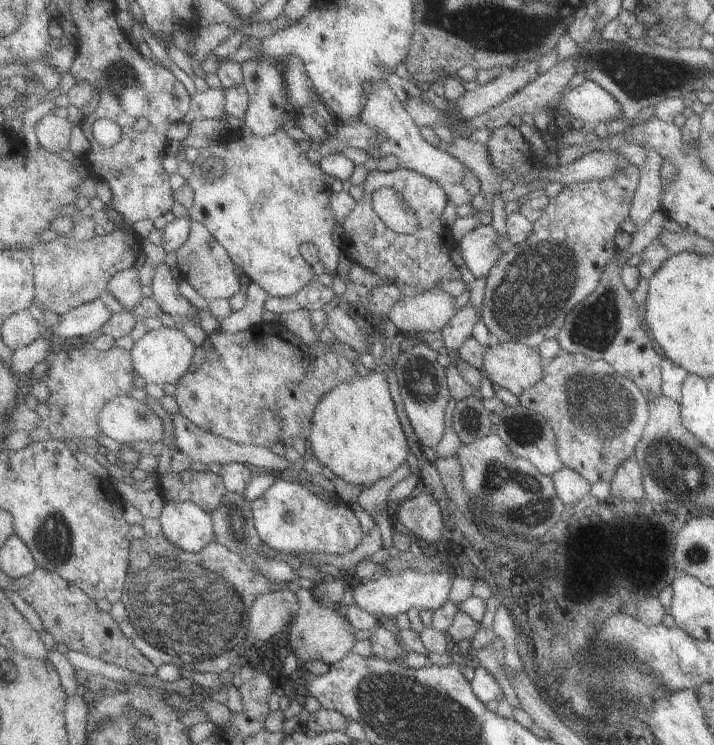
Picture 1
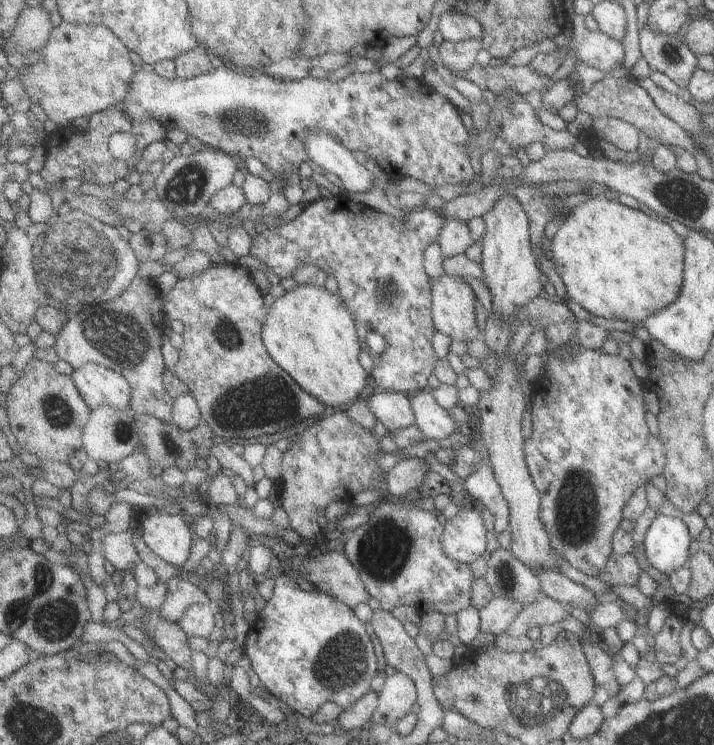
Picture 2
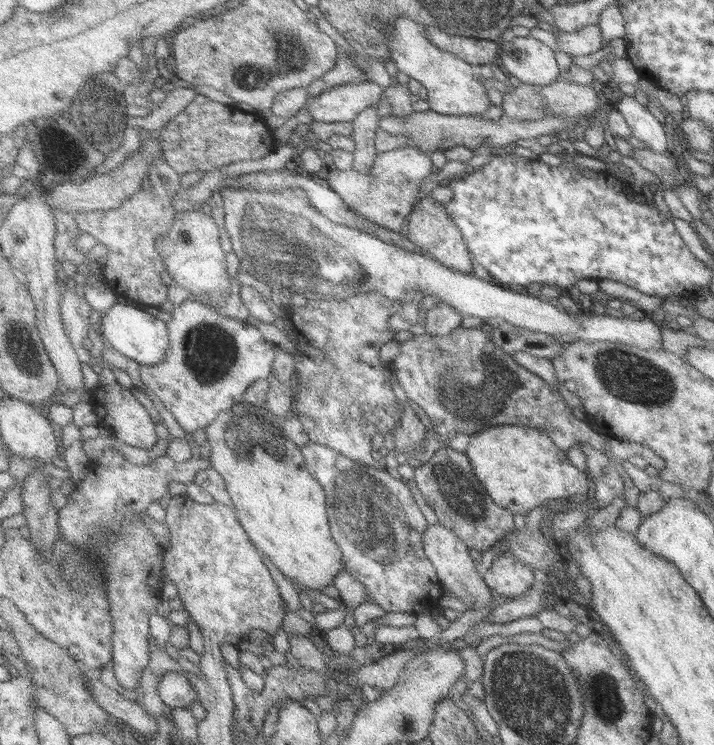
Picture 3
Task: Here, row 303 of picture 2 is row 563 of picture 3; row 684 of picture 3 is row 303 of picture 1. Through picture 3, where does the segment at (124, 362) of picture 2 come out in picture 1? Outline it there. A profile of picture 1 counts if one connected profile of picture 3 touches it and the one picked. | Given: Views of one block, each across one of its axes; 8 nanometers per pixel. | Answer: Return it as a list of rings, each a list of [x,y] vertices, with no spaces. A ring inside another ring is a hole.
[[[139,266],[119,272],[107,286],[107,292],[115,296],[115,300],[129,312],[133,312],[145,298],[143,298],[143,284],[139,280]]]

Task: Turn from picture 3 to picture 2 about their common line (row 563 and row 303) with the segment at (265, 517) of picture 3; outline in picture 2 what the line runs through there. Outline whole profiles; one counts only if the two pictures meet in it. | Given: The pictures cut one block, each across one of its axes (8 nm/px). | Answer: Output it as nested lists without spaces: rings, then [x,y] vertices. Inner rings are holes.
[[[311,282],[287,290],[271,304],[271,316],[267,316],[263,340],[271,358],[279,362],[279,366],[291,374],[303,390],[335,412],[357,402],[357,396],[367,386],[369,374],[359,362],[363,354],[359,330],[339,292],[331,292]]]

